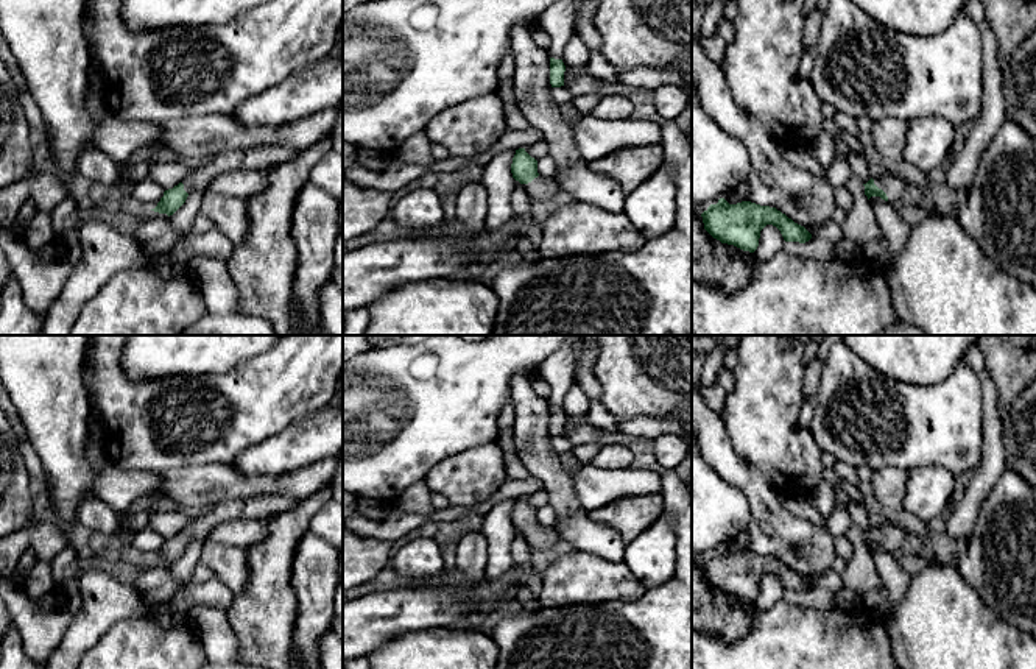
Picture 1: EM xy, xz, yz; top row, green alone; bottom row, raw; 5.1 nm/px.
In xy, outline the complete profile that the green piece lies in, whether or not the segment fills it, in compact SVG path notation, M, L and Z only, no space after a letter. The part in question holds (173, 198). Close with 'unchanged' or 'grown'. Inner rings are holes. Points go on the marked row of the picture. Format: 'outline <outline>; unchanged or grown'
outline M266 145L254 148L237 148L224 151L213 159L195 164L192 173L173 189L164 192L157 206L151 211L173 215L190 193L204 193L212 179L229 170L266 172L271 167L291 161L301 150L282 145Z; grown

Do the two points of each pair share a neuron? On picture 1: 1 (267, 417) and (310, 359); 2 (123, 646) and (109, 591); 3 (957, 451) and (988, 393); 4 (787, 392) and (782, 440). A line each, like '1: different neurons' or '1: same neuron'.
1: same neuron
2: different neurons
3: different neurons
4: same neuron

